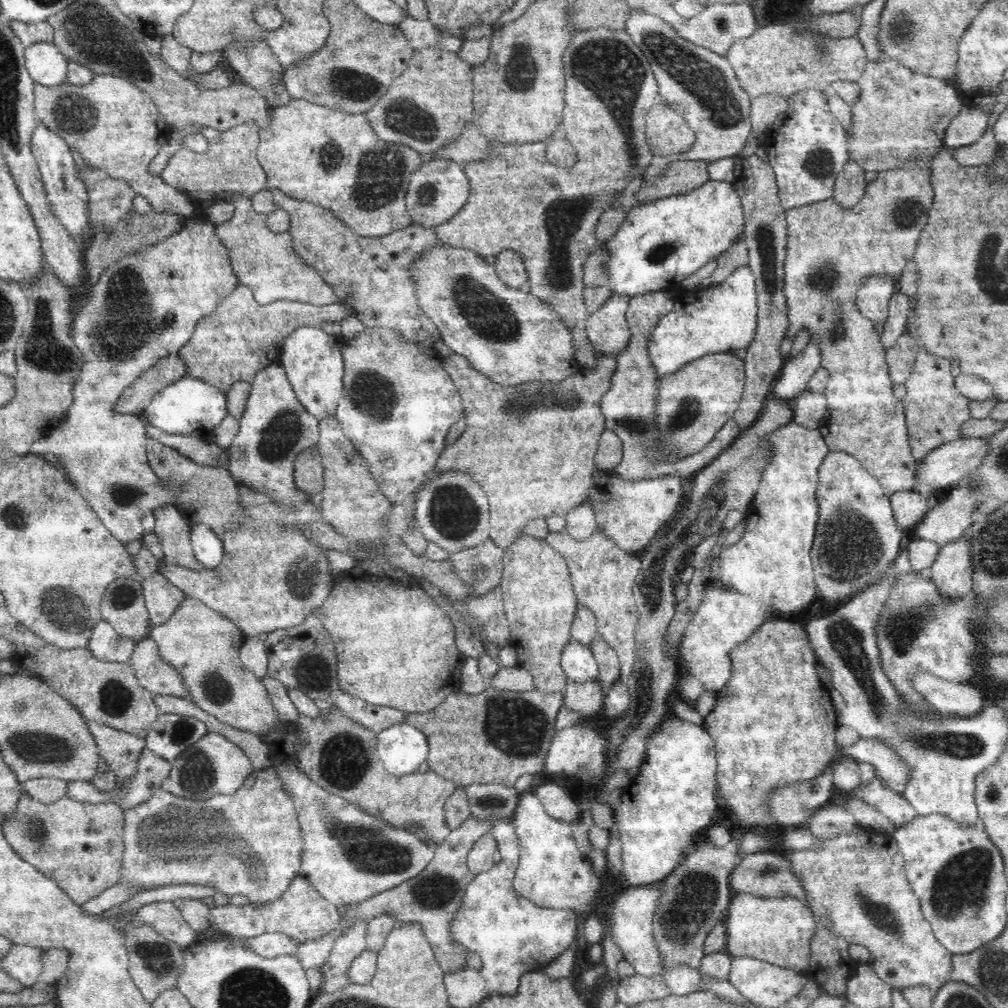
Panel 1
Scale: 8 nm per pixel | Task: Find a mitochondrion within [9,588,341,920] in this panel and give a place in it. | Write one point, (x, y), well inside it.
(171, 830)

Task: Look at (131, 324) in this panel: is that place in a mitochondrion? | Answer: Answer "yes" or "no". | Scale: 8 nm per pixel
yes

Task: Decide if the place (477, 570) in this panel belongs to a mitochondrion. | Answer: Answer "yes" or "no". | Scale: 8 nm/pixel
yes

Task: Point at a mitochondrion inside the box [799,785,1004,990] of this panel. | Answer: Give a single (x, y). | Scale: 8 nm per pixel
(960, 890)

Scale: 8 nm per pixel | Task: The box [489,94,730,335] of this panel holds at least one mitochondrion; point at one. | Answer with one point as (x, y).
(562, 217)

